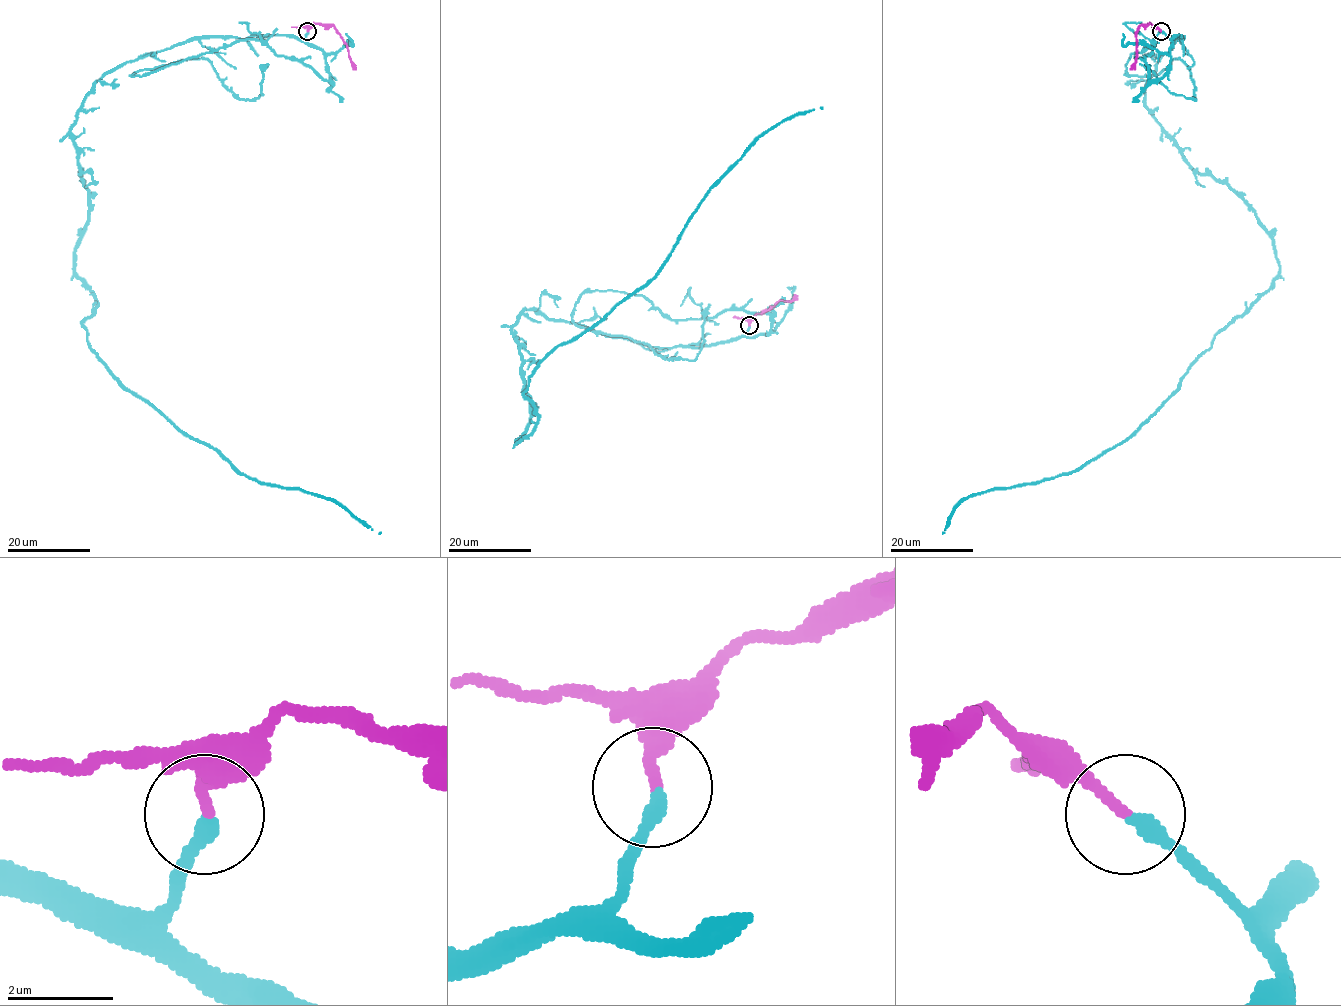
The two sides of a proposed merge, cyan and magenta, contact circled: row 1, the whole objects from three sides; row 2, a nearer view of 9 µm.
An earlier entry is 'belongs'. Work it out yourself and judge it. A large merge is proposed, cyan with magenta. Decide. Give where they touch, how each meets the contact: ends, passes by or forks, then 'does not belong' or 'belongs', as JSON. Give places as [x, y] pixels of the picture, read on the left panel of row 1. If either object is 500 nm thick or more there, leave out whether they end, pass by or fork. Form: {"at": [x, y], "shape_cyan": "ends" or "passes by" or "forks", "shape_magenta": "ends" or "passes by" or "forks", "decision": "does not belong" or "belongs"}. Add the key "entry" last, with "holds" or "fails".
{"at": [307, 31], "shape_cyan": "ends", "shape_magenta": "ends", "decision": "belongs", "entry": "holds"}

